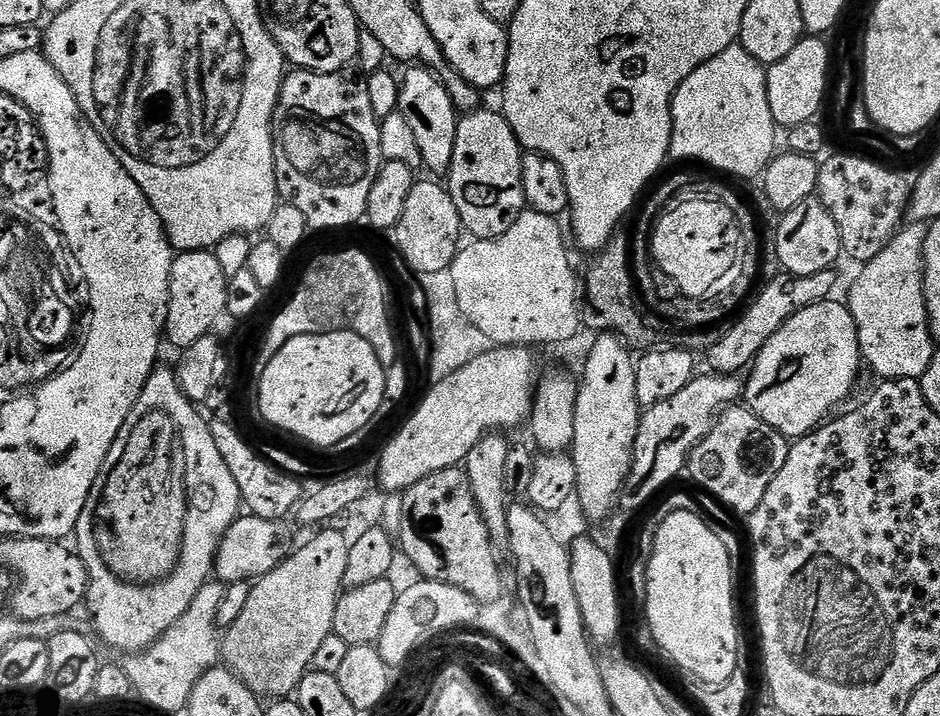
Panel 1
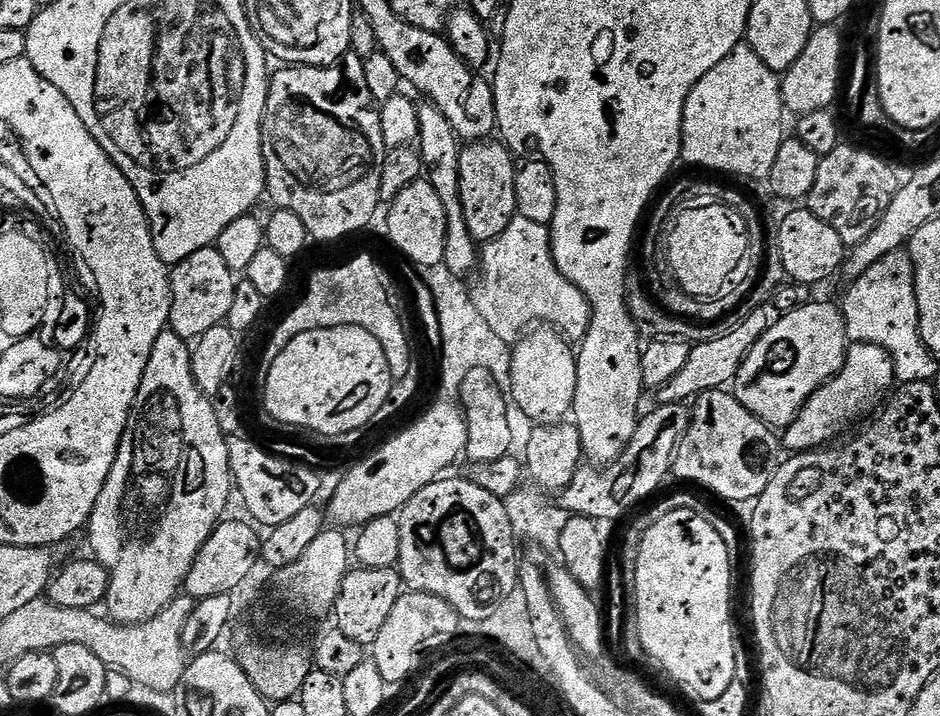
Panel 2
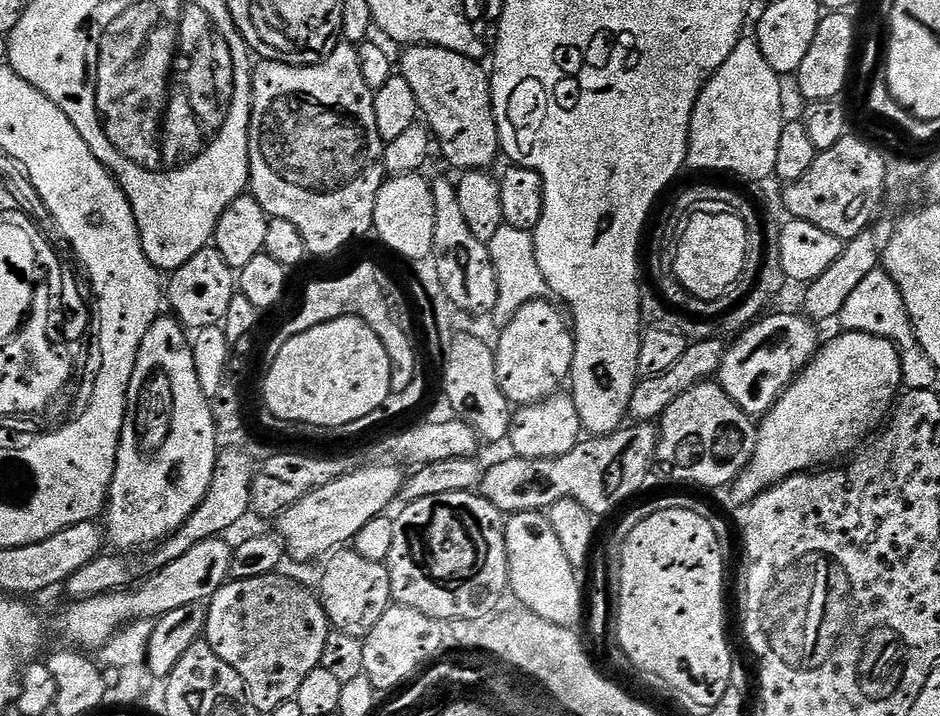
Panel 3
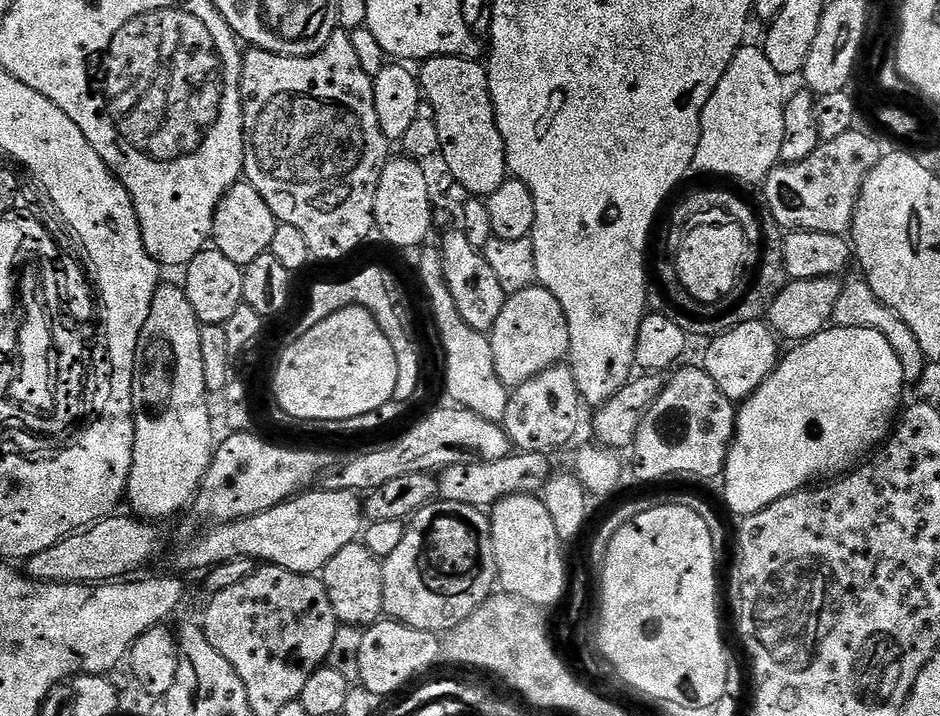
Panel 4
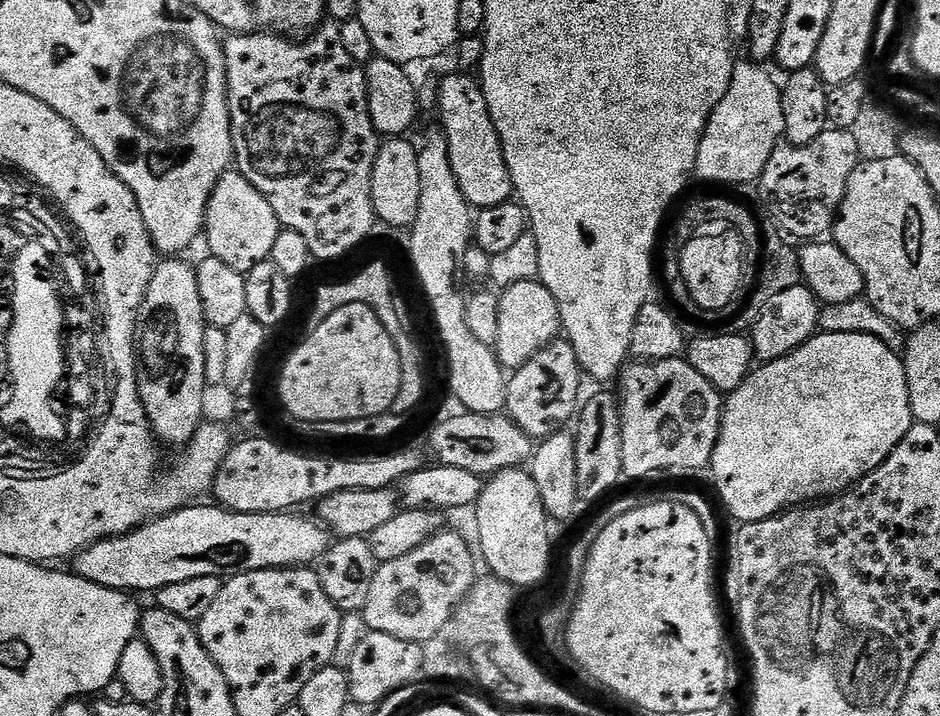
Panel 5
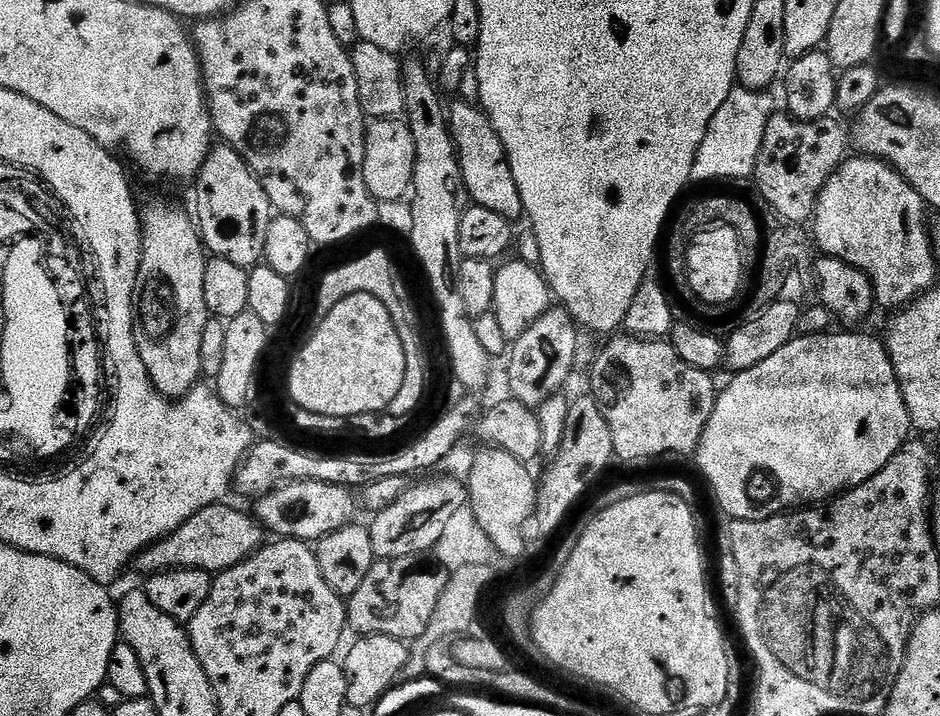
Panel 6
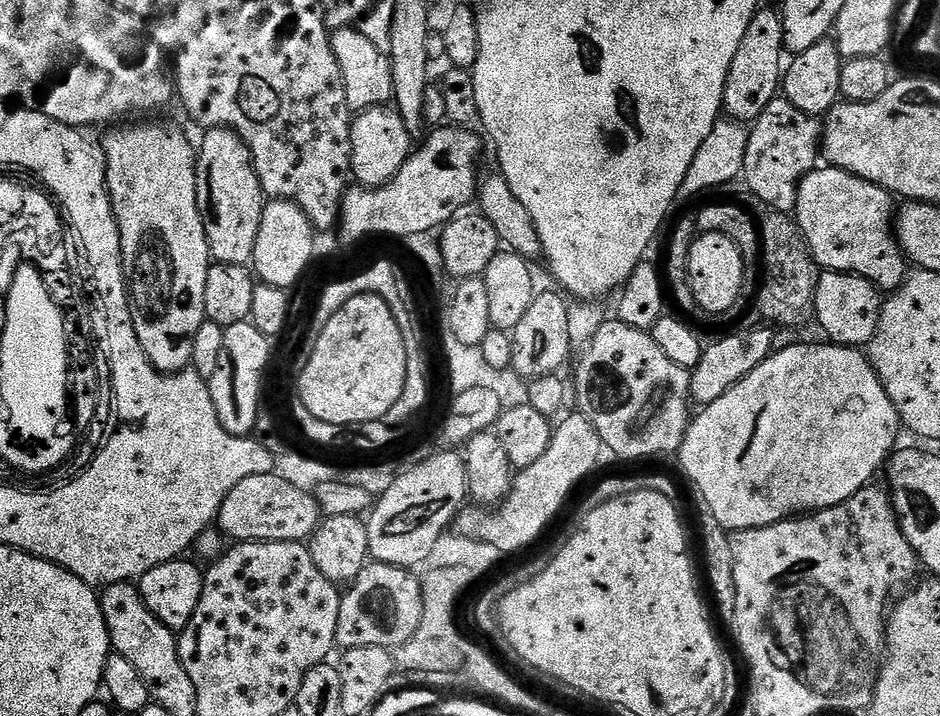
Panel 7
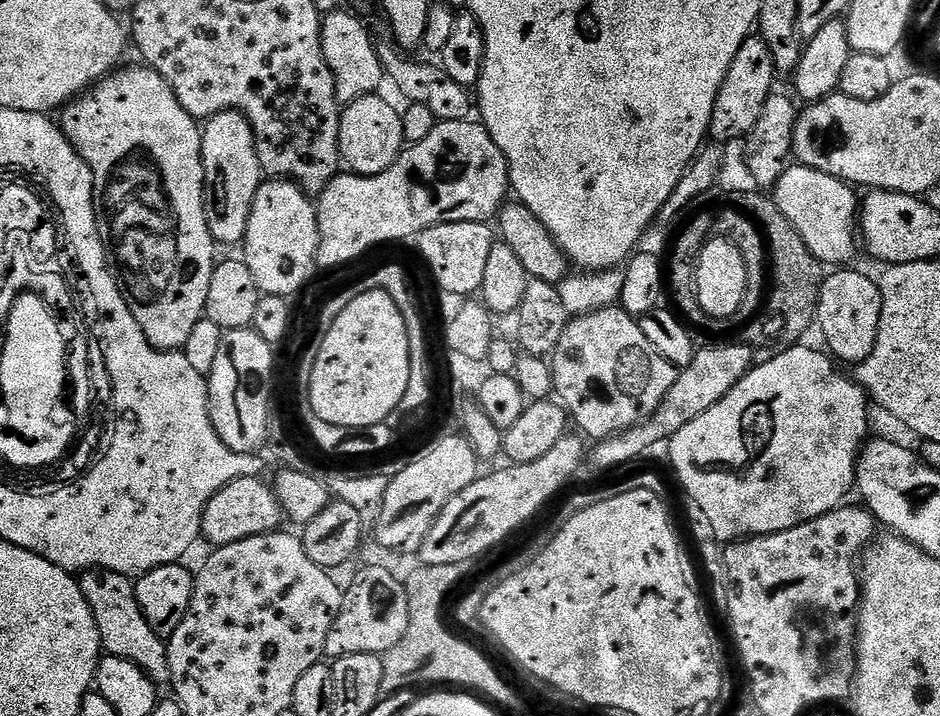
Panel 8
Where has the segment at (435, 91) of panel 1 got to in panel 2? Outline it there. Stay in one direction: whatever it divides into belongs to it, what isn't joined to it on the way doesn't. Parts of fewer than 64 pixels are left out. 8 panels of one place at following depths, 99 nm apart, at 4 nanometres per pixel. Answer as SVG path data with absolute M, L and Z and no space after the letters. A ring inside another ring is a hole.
M431 102L421 103L418 107L418 130L420 139L418 147L420 157L424 163L426 179L438 190L438 198L442 198L442 206L446 210L446 250L444 251L444 262L456 276L468 278L472 271L477 271L481 263L481 253L478 251L477 241L472 239L466 226L466 214L462 210L460 201L460 150L462 141L456 135L454 126L442 114L442 110Z

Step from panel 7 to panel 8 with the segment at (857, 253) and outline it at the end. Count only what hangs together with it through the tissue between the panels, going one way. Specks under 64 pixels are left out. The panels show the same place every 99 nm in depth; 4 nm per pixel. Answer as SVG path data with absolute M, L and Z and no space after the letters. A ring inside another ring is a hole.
M799 162L793 163L778 178L774 199L778 210L790 218L790 226L802 234L802 242L814 254L814 258L825 266L848 266L856 256L858 248L858 195L857 189L845 180L822 174Z

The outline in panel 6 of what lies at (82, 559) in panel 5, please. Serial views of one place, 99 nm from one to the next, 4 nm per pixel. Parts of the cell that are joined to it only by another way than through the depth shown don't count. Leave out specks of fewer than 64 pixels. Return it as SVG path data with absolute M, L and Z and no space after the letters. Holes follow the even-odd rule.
M228 502L198 510L198 514L178 526L174 534L144 549L136 557L135 567L140 567L144 574L168 572L171 568L197 568L215 574L224 572L230 566L238 566L238 562L242 562L247 556L253 556L266 540L265 529L249 513L248 516L231 508Z

